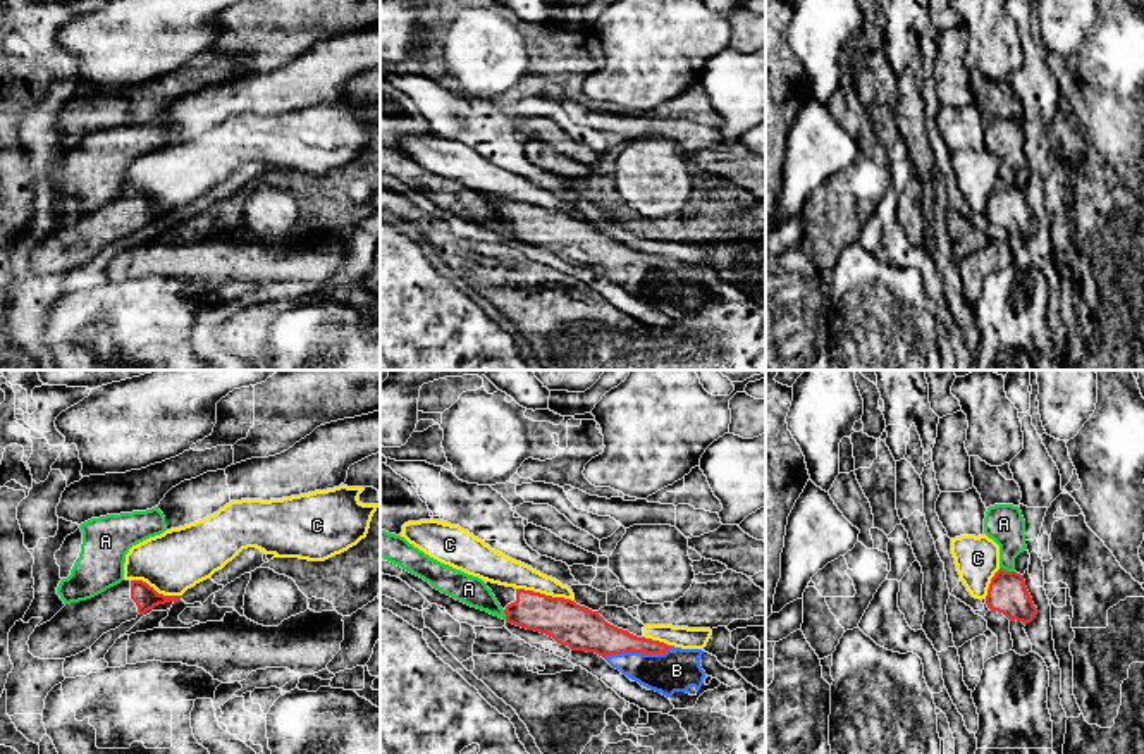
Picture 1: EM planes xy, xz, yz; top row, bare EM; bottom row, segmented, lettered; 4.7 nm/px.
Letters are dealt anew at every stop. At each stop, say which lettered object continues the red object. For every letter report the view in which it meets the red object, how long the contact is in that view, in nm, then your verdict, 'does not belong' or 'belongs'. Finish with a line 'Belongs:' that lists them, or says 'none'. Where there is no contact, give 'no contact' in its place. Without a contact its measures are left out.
A: yz | 80 nm | does not belong
B: xz | 320 nm | belongs
C: xz | 280 nm | does not belong
Belongs: B

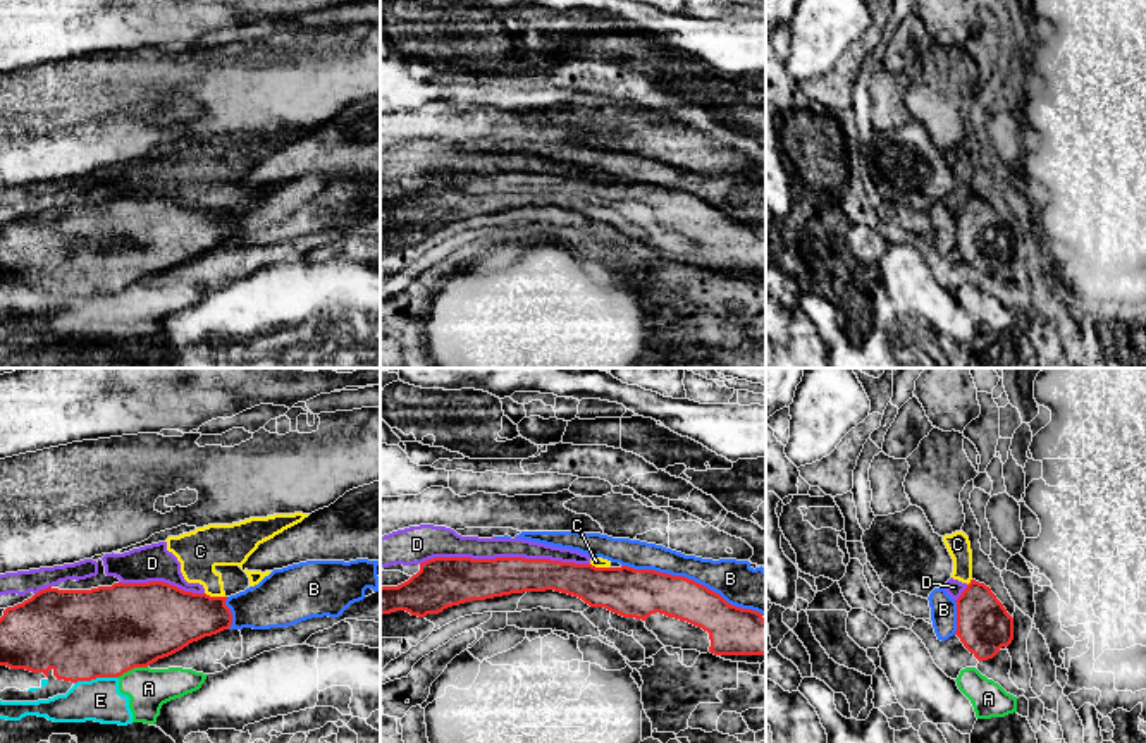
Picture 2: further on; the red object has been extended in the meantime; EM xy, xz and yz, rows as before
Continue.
A: xy | 150 nm | does not belong
B: xz | 700 nm | does not belong
C: xy | 100 nm | does not belong
D: xz | 800 nm | does not belong
E: xy | 220 nm | does not belong
Belongs: none

